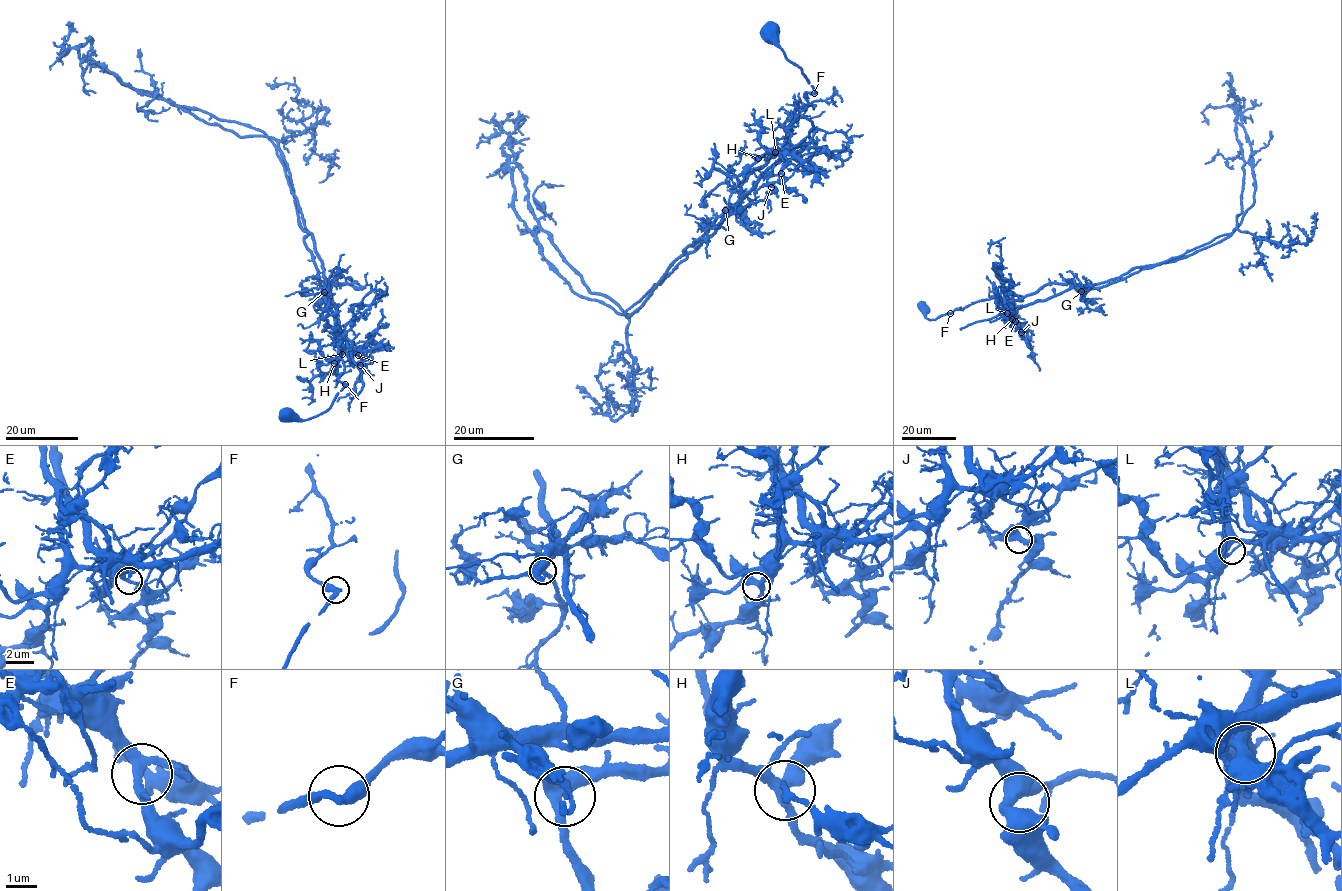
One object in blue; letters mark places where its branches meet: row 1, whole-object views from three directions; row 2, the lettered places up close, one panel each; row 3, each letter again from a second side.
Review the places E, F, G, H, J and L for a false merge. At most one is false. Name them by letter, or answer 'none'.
L

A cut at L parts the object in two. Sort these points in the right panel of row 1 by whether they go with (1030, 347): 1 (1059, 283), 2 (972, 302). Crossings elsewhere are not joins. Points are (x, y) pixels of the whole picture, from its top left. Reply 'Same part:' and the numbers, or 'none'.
Same part: 1, 2

